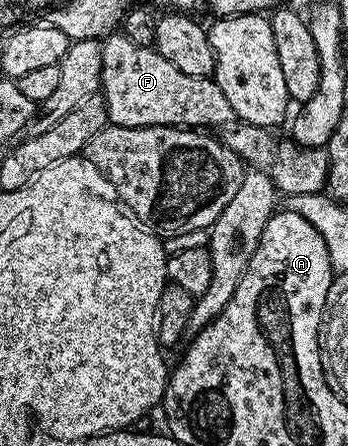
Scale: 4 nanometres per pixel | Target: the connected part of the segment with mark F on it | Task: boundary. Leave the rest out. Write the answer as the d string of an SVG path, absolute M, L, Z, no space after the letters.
M109 36L107 38L109 41L105 40L102 45L104 51L104 70L100 75L102 100L108 107L108 119L111 124L122 127L175 125L177 127L207 127L212 130L218 128L219 125L231 126L237 120L234 107L230 105L226 95L222 95L222 87L218 87L215 79L198 75L182 75L182 71L178 71L174 63L161 57L155 48L136 45L128 36L119 36Z

